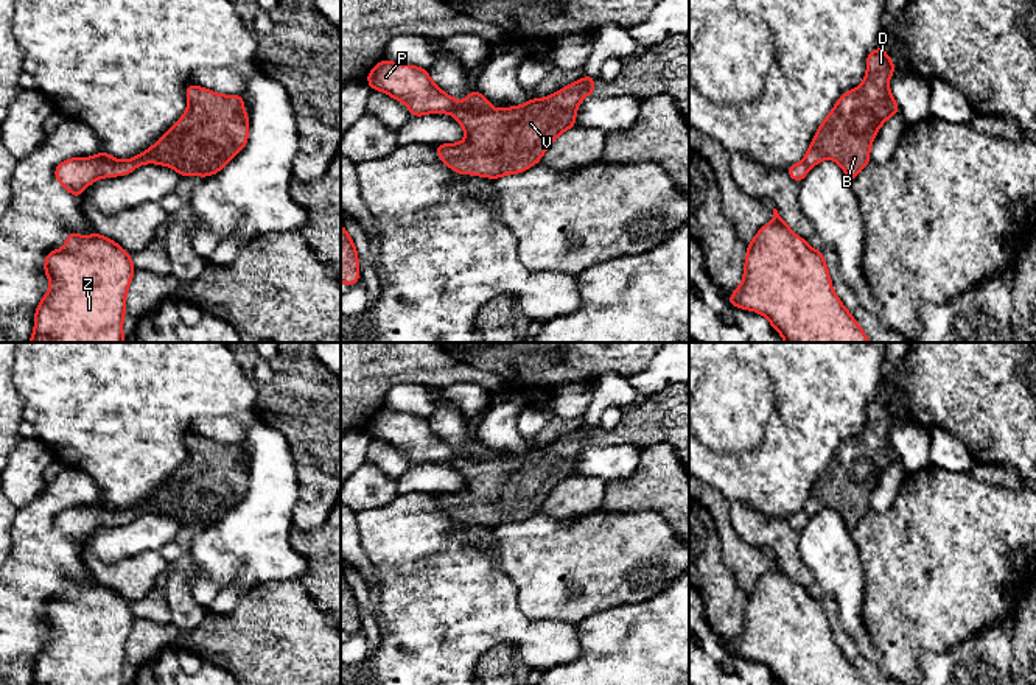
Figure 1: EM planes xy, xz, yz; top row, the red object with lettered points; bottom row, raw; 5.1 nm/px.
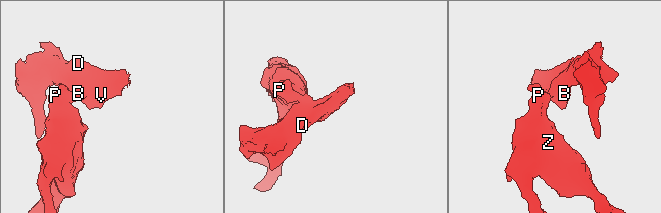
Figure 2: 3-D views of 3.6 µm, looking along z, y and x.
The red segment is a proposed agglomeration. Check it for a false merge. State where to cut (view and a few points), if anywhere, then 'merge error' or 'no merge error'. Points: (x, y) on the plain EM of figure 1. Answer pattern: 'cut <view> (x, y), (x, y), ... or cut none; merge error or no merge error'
cut xz (490, 456), (450, 461); merge error

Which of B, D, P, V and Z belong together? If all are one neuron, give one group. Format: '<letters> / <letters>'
B D V / P Z

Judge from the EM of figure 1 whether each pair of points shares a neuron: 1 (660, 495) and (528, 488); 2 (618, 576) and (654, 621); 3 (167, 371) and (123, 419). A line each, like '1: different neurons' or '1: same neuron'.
1: different neurons
2: different neurons
3: same neuron

